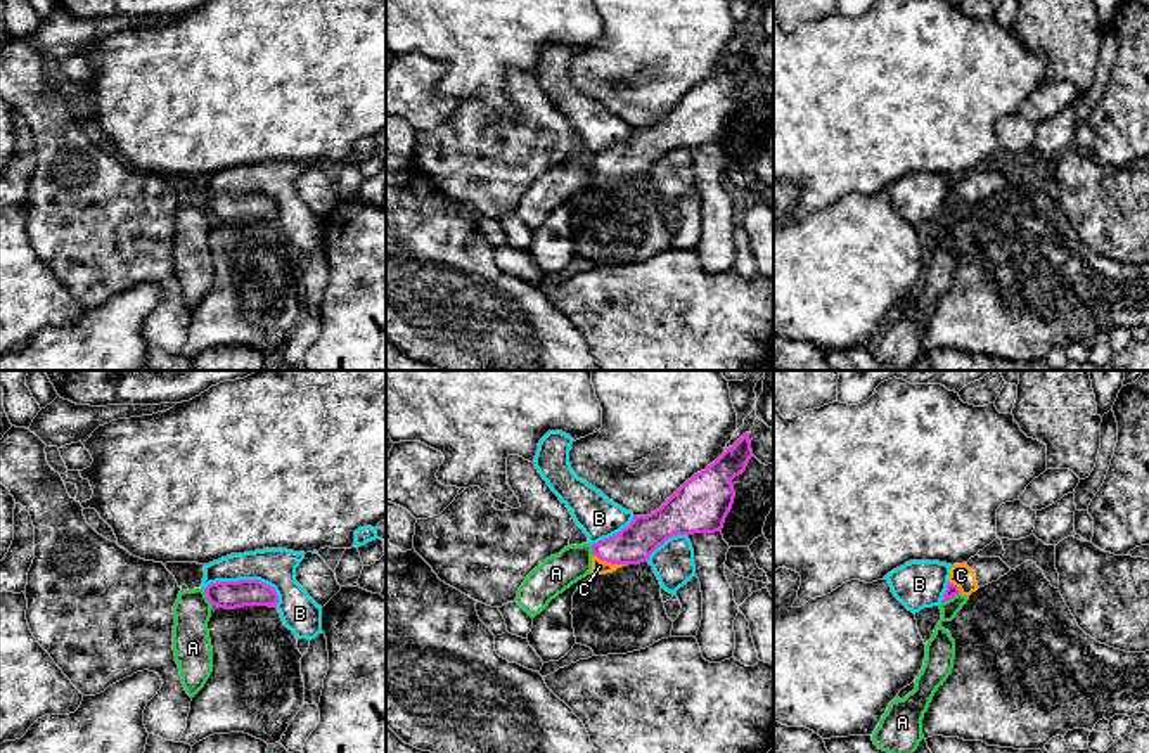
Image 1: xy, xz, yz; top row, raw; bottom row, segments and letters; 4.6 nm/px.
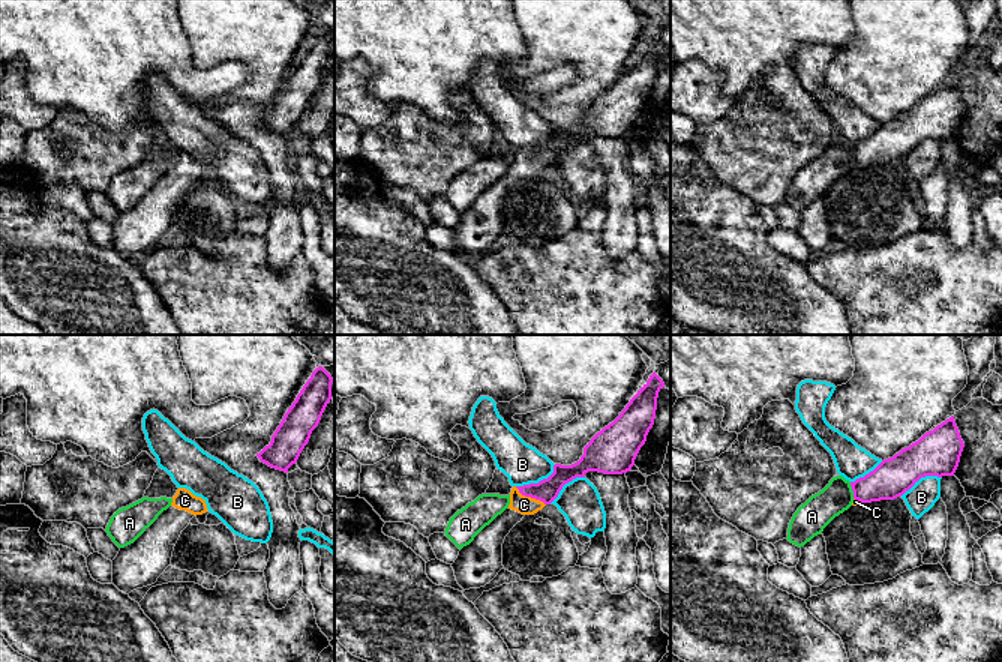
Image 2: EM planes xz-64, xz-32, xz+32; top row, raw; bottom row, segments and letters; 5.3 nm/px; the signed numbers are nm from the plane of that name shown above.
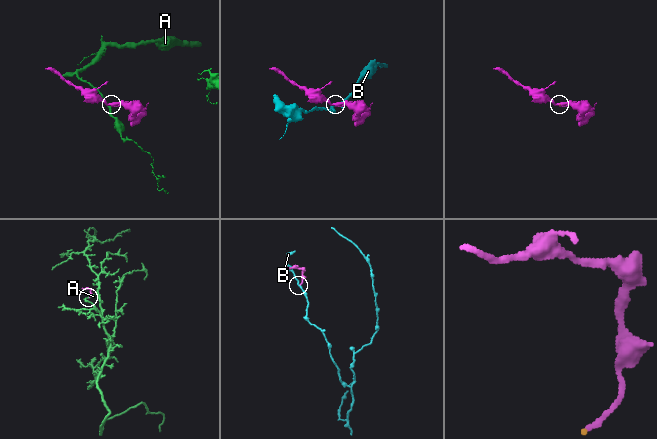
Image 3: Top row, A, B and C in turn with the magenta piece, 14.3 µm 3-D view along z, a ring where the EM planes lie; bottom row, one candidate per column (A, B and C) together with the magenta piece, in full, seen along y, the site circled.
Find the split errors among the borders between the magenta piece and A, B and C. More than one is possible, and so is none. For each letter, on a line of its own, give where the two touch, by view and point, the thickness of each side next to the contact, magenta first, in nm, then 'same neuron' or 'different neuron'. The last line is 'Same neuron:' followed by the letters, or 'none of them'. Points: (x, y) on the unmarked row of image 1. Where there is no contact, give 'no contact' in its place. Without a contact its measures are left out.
A: contact yz (950, 210); calibres 50 and 140 nm; different neuron
B: contact xy (244, 193); calibres 130 and 180 nm; different neuron
C: contact xz (609, 173); calibres 180 and 70 nm; same neuron
Same neuron: C

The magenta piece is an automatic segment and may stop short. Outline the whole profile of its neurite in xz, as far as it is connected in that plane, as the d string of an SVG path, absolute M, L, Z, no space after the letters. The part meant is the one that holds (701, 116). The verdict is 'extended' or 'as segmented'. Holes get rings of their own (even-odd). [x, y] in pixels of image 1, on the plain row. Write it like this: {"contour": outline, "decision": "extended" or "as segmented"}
{"contour": "M749 45L687 92L666 114L647 128L633 128L619 145L592 156L592 187L613 185L639 177L677 147L722 144L735 104L732 92L746 83L753 69Z", "decision": "extended"}

